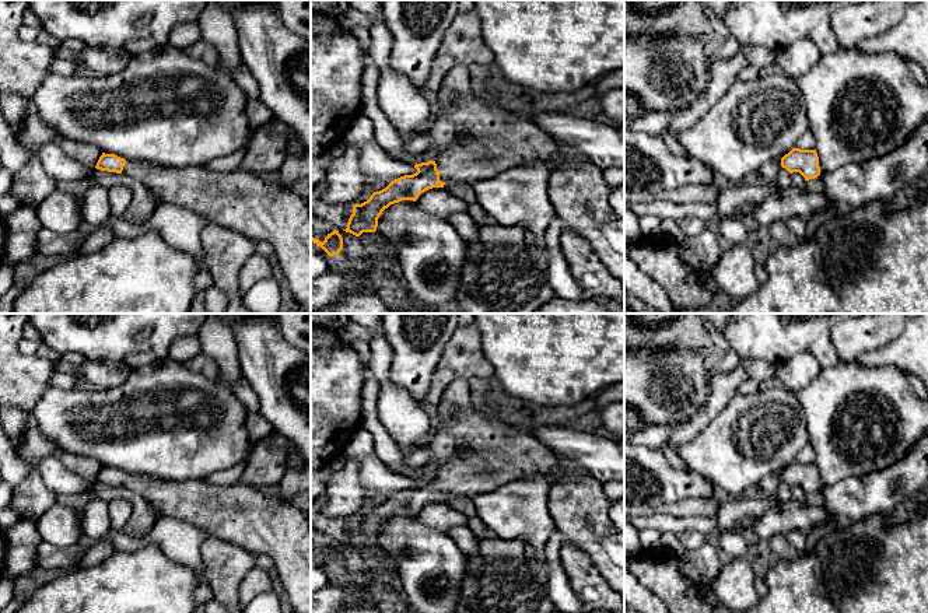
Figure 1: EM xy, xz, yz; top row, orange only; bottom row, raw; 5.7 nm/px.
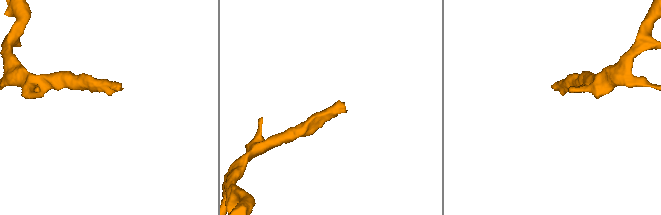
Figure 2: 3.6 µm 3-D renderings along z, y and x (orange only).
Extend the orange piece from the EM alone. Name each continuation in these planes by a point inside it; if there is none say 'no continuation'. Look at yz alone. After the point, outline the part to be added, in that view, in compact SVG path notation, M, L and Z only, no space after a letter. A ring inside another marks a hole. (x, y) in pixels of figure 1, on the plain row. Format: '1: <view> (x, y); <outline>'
no continuation

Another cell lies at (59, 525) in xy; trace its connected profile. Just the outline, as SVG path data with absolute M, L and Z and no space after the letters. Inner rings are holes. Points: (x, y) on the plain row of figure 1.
M56 504L46 509L36 521L36 529L42 542L60 549L76 544L81 536L77 507Z

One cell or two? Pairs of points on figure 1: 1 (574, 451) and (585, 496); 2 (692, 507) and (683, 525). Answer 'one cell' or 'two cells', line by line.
1: two cells
2: two cells

